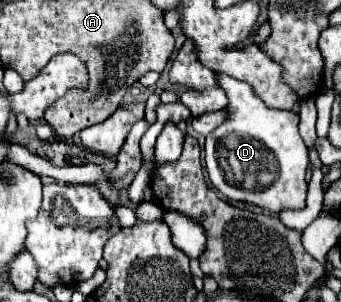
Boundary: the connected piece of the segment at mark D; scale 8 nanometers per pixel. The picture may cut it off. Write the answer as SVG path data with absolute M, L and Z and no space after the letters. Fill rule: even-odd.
M218 74L220 88L228 94L228 120L206 136L206 170L214 188L230 200L248 202L268 212L282 212L288 208L304 208L306 204L306 170L308 148L298 132L298 114L286 110L268 108L250 86L242 80L234 80L228 74Z

